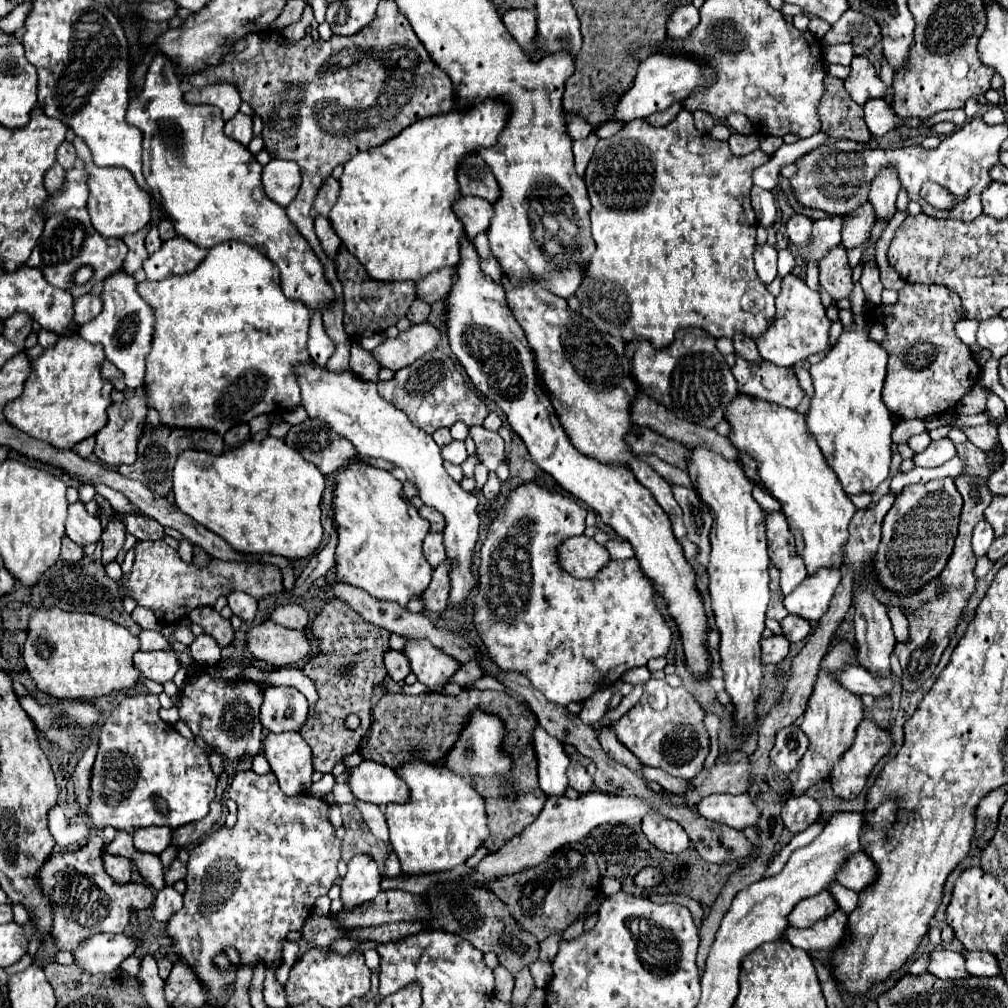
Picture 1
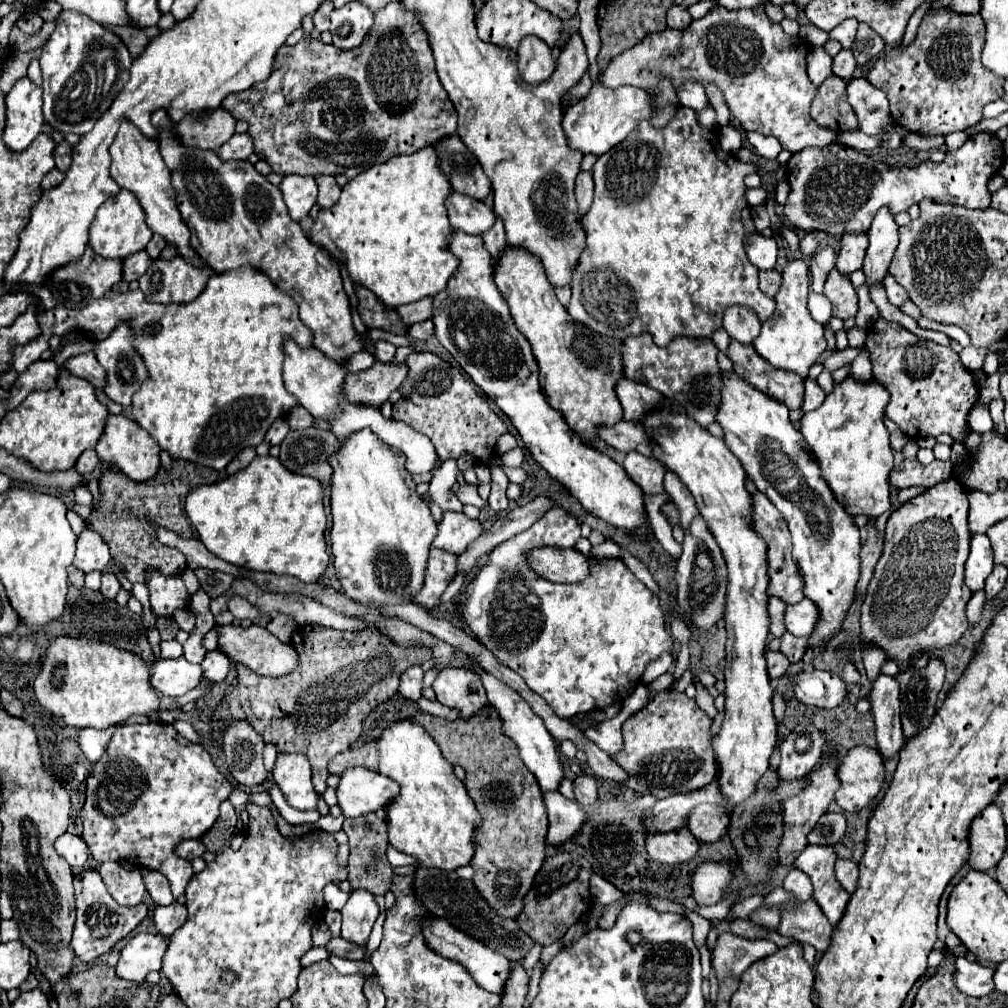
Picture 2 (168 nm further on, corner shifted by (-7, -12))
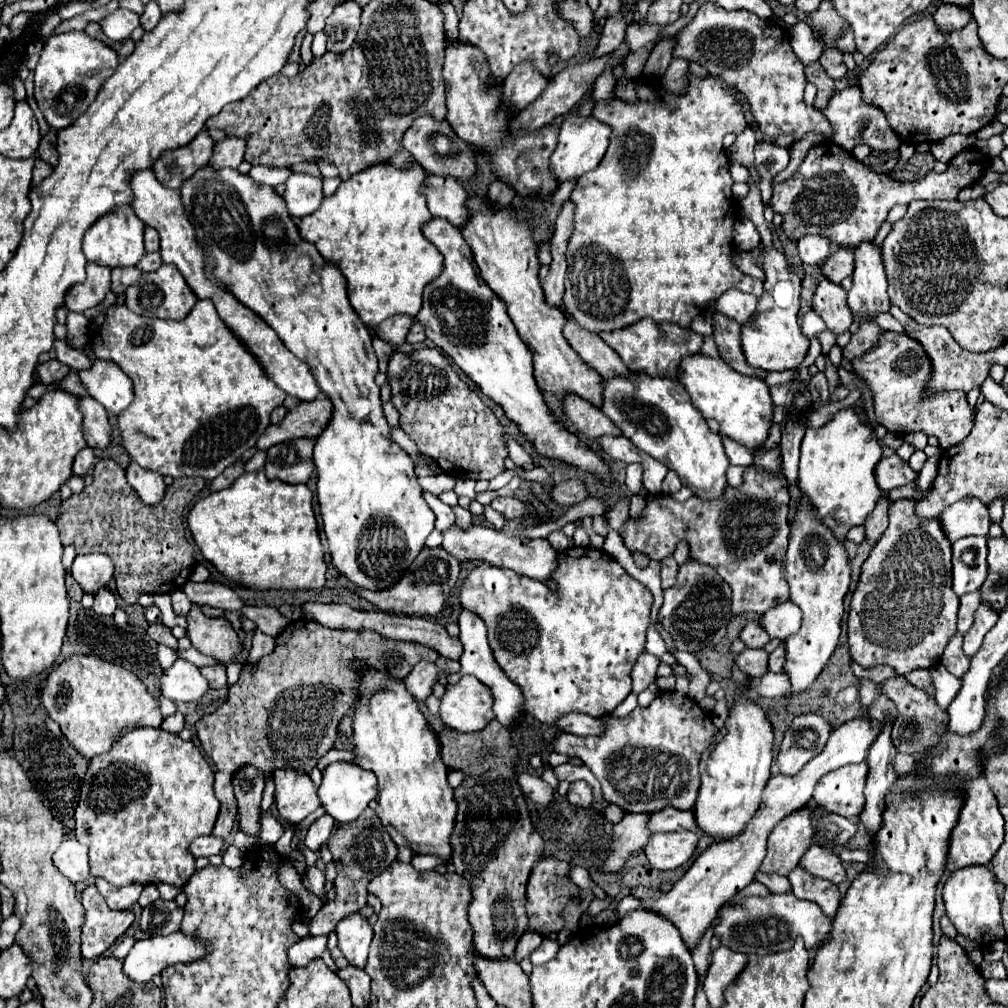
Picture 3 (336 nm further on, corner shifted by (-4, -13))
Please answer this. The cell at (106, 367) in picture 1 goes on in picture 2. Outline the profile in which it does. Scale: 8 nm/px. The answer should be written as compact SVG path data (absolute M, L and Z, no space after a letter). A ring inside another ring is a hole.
M91 351L67 359L63 367L73 371L77 377L87 379L91 385L95 385L101 391L103 391L103 387L107 387L107 371L103 371L103 367L99 365L99 361L95 359L95 355Z

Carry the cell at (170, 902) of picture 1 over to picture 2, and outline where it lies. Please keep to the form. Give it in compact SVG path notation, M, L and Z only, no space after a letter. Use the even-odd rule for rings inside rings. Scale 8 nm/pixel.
M173 901L167 907L155 907L153 911L155 927L159 929L161 935L167 935L167 937L171 937L173 931L185 923L185 919L187 919L187 909L177 901Z

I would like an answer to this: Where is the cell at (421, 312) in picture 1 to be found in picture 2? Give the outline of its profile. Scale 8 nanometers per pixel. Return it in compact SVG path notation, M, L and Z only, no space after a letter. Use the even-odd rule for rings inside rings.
M427 319L427 321L421 321L421 323L415 323L415 325L411 325L409 327L409 337L413 337L413 339L419 339L419 341L425 341L427 337L431 337L433 335L433 321L431 319Z

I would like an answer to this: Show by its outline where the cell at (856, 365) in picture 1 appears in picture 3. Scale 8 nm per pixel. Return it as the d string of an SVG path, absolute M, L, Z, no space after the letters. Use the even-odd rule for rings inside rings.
M852 408L840 410L818 430L806 430L800 446L798 486L816 510L816 518L832 530L836 540L846 540L850 528L862 526L882 496L874 478L874 466L880 458L882 448L878 438ZM834 514L840 514L840 518L828 518Z

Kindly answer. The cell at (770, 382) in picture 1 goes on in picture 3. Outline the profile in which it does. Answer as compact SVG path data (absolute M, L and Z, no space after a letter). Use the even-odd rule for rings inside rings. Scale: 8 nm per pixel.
M714 312L712 316L712 336L716 340L720 358L724 362L728 362L728 366L732 366L734 370L738 370L740 374L748 374L748 376L758 376L758 378L766 378L764 370L752 368L740 348L740 324L736 324L736 320L728 320L728 316L720 316L720 312Z

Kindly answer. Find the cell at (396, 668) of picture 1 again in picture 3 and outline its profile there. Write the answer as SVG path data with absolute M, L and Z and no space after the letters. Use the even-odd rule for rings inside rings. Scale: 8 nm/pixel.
M418 662L412 672L404 678L408 690L418 702L424 702L432 694L432 686L440 680L440 668L434 662Z

